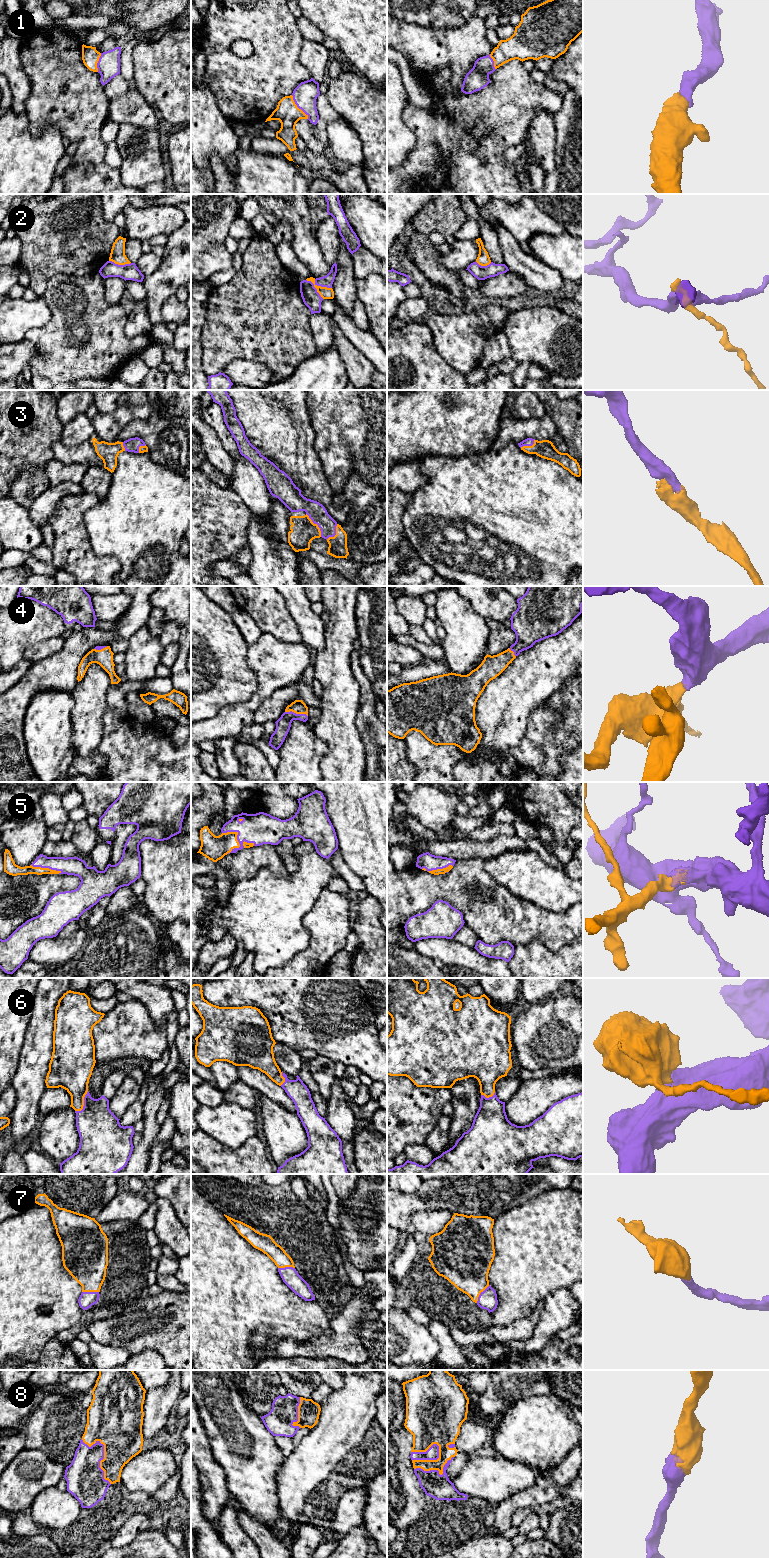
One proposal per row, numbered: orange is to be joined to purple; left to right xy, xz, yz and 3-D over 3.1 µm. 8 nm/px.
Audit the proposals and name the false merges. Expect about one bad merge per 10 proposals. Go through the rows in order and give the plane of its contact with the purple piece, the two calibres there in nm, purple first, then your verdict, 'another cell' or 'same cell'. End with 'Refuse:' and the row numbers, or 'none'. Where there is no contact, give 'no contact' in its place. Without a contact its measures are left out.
1: contact in xz; calibres 190 and 190 nm; same cell
2: contact in xz; calibres 100 and 100 nm; another cell
3: contact in xz; calibres 160 and 200 nm; same cell
4: contact in xz; calibres 120 and 110 nm; same cell
5: contact in xz; calibres 260 and 200 nm; same cell
6: contact in xy; calibres 340 and 260 nm; same cell
7: contact in yz; calibres 150 and 360 nm; same cell
8: contact in xy; calibres 300 and 380 nm; same cell
Refuse: 2

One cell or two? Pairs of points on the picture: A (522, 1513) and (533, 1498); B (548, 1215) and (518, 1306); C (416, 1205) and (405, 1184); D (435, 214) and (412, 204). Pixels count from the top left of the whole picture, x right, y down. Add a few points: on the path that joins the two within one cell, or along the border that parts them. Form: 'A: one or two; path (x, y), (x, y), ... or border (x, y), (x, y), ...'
A: two; border (534, 1508), (518, 1508), (512, 1514), (510, 1523)
B: one; path (548, 1238), (523, 1272), (520, 1283)
C: two; border (422, 1184), (410, 1193), (397, 1191)
D: two; border (427, 204), (422, 207), (412, 220)

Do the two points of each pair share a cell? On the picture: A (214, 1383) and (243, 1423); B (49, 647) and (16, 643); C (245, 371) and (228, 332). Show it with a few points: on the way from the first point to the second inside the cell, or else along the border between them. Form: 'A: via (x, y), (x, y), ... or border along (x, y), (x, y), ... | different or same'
A: via (215, 1393), (233, 1413) | same
B: border along (55, 637), (30, 645), (25, 650), (23, 656) | different
C: border along (263, 364), (257, 361), (234, 359), (220, 371) | different

